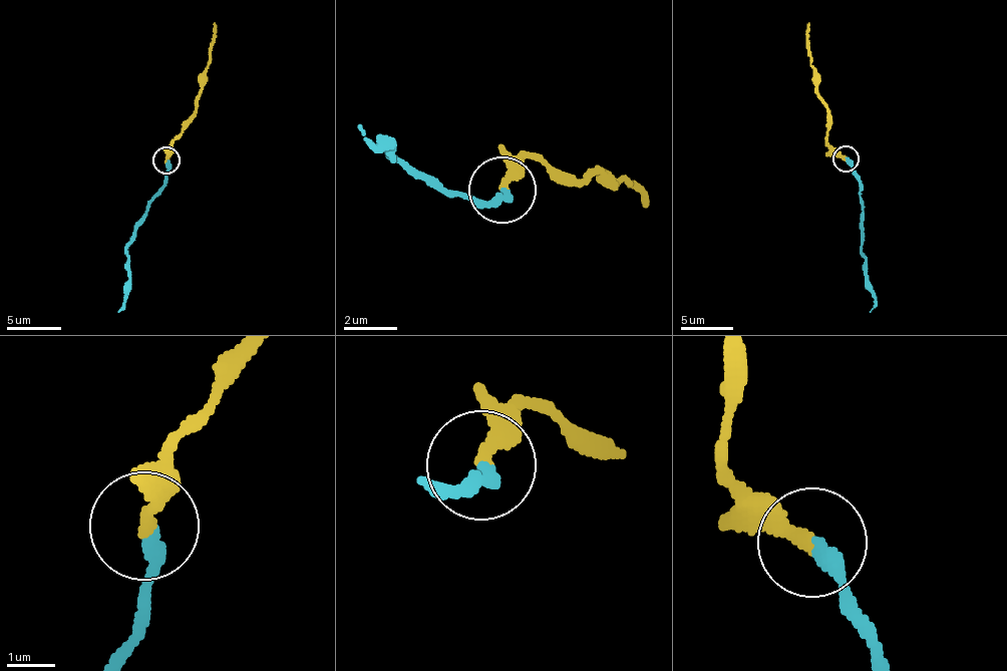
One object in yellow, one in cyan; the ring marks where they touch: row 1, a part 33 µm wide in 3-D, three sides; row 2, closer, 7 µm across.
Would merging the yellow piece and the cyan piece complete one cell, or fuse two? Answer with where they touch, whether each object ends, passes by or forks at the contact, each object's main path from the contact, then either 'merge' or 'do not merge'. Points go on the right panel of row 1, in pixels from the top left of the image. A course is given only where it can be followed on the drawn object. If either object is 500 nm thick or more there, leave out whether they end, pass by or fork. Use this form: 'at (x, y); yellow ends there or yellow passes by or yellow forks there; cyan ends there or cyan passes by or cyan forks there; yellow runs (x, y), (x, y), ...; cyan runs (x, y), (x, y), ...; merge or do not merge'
at (846, 158); yellow ends there; cyan ends there; yellow runs (846, 159), (826, 138), (827, 111), (816, 90), (816, 73), (808, 47), (808, 22); cyan runs (845, 158), (859, 186), (863, 228), (861, 256), (866, 261), (866, 288), (874, 304), (869, 311); merge

